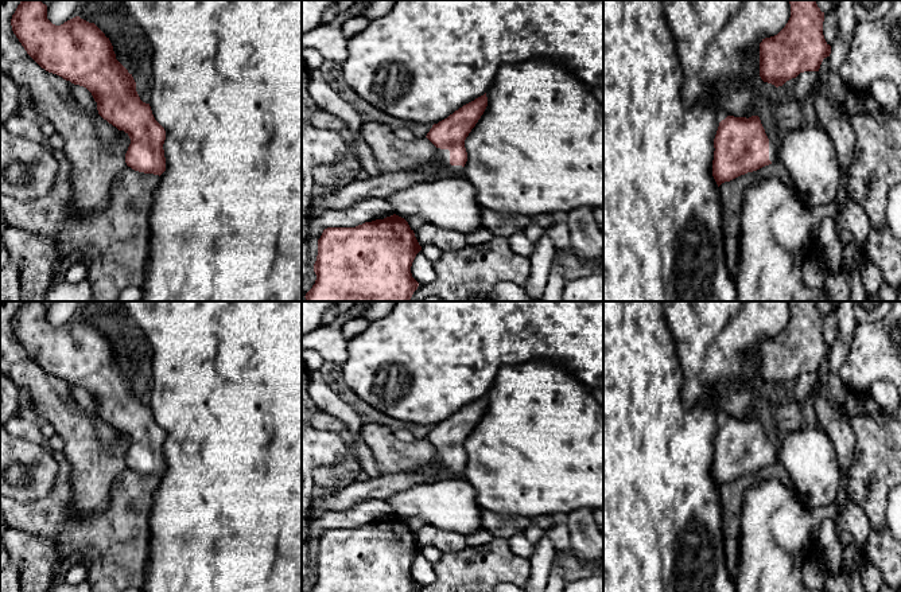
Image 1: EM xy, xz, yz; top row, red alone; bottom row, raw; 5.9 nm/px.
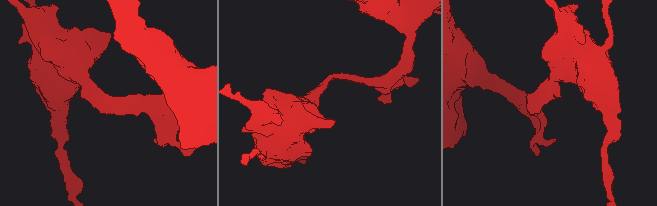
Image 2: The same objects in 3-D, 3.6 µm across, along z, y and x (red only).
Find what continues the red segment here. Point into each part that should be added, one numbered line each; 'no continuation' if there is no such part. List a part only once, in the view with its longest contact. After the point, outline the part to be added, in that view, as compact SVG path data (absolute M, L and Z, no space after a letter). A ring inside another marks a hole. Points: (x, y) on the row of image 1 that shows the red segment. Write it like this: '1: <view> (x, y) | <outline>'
1: xz (381, 186) | M435 149L435 159L423 168L405 172L380 172L364 180L353 180L342 188L334 190L323 196L318 205L314 203L314 211L321 210L347 210L366 198L388 198L393 192L412 184L430 180L432 176L458 175L462 165L450 164L448 149Z

